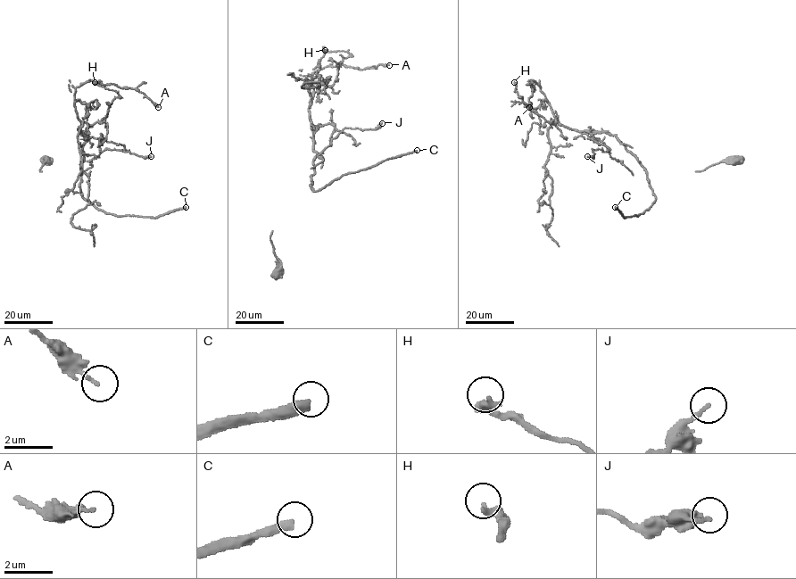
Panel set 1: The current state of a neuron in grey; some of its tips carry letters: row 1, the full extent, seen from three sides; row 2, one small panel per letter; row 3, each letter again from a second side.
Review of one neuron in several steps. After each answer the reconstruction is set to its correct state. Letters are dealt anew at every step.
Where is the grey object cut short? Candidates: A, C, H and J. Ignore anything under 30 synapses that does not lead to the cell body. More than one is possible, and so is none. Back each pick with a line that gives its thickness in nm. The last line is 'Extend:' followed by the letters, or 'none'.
C: Thickness 320 nm
Extend: C

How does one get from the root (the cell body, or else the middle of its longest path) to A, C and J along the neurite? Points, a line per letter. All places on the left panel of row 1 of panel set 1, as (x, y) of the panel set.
A: (46, 160), (39, 170), (79, 189), (87, 138), (78, 130), (75, 91), (87, 82), (136, 89), (158, 107)
C: (46, 160), (39, 170), (79, 189), (83, 197), (106, 213), (158, 217), (186, 207)
J: (46, 160), (39, 170), (79, 189), (87, 140), (81, 132), (103, 139), (101, 152), (118, 149), (151, 156)

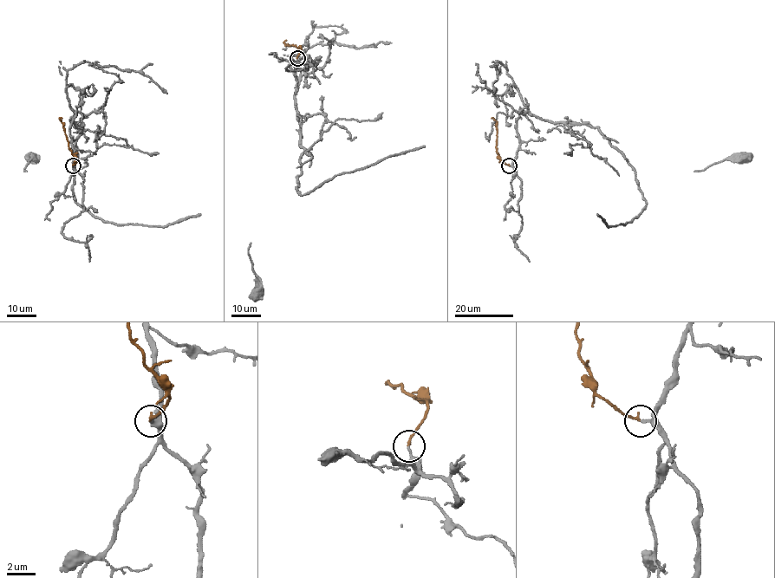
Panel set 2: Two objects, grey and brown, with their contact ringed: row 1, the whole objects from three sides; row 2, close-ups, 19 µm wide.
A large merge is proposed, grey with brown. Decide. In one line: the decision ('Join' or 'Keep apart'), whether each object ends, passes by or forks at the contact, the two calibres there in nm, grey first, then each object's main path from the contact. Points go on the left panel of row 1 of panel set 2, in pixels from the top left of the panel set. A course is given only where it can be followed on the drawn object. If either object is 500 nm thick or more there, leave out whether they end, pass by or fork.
Join. At the ring grey ends. At the ring brown ends. Thickness 180 nm (grey) against 190 nm. Course of grey: (73, 165), (70, 125), (76, 112), (71, 122), (81, 135), (72, 192), (24, 171), (32, 157). Course of brown: (73, 165), (76, 159), (68, 147), (60, 118), (62, 118)

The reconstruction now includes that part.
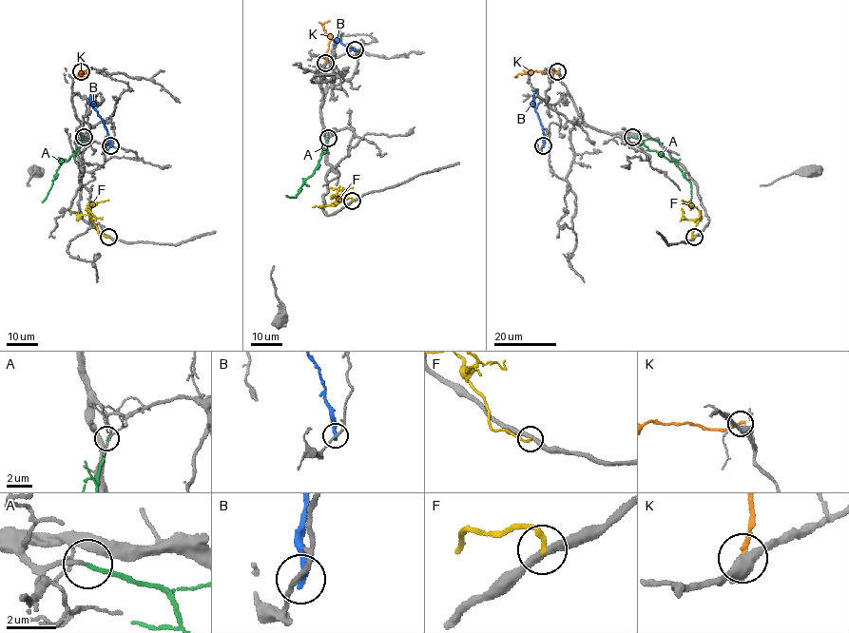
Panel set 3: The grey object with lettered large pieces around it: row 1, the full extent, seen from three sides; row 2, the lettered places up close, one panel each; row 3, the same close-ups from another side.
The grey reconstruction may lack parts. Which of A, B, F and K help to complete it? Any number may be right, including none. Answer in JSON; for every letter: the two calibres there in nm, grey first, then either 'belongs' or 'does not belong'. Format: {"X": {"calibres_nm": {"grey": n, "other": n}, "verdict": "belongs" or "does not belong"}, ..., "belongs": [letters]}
{"A": {"calibres_nm": {"grey": 180, "other": 160}, "verdict": "belongs"}, "B": {"calibres_nm": {"grey": 180, "other": 320}, "verdict": "does not belong"}, "F": {"calibres_nm": {"grey": 320, "other": 190}, "verdict": "does not belong"}, "K": {"calibres_nm": {"grey": 460, "other": 240}, "verdict": "does not belong"}, "belongs": ["A"]}

